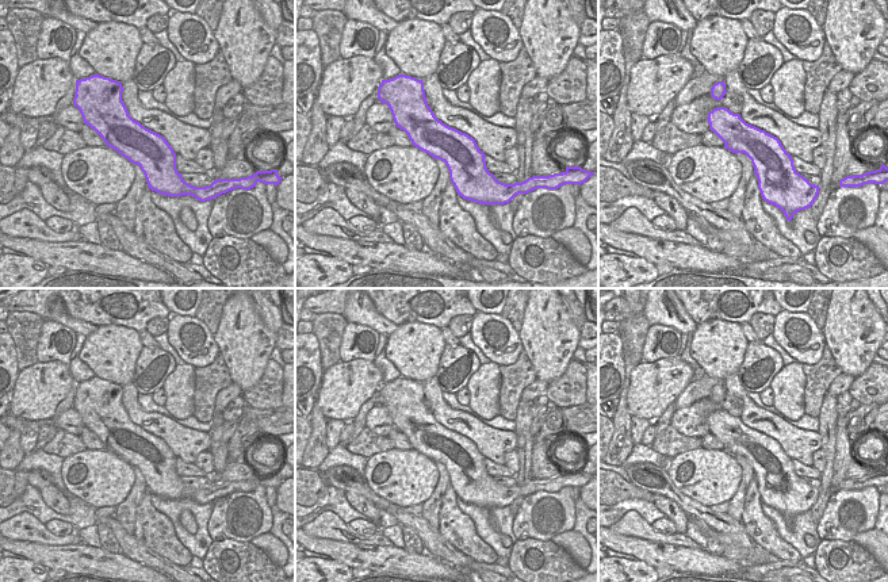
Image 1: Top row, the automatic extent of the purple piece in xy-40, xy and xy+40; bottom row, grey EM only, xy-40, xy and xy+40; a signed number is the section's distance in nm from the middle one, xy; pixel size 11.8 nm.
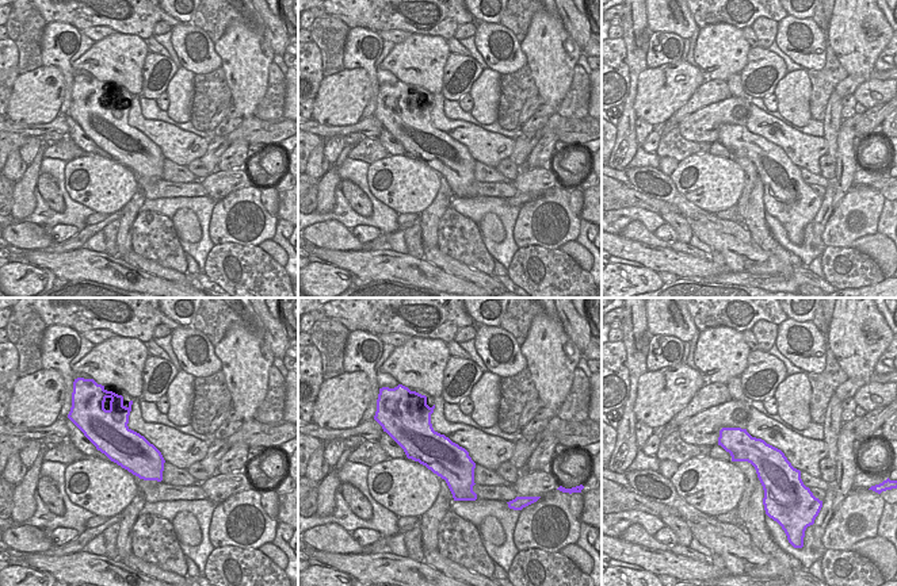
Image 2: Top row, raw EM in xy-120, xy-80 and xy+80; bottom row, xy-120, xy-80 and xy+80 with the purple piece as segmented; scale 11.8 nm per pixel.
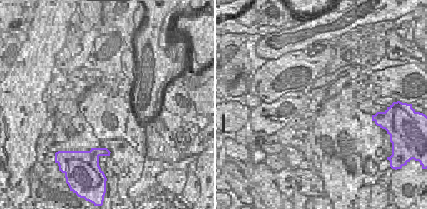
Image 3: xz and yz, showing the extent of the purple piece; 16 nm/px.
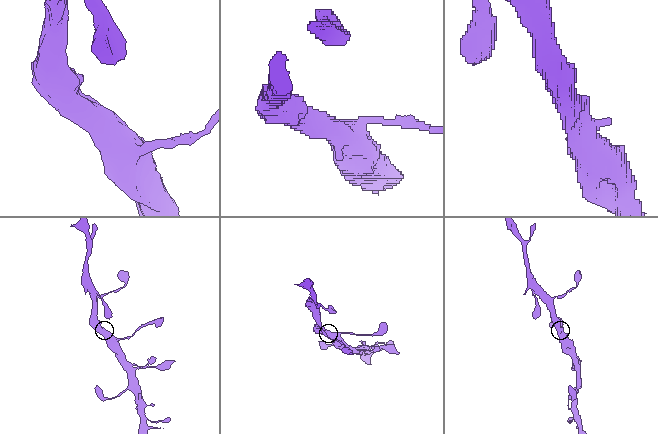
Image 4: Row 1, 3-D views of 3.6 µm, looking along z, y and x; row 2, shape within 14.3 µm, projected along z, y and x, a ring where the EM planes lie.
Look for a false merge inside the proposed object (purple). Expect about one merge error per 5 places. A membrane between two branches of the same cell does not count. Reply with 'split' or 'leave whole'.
leave whole

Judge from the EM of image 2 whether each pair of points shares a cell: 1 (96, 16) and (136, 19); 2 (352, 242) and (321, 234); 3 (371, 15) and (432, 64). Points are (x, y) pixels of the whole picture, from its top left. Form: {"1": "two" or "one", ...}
{"1": "one", "2": "one", "3": "two"}

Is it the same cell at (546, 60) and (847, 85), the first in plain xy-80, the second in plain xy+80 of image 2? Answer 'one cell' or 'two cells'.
two cells

